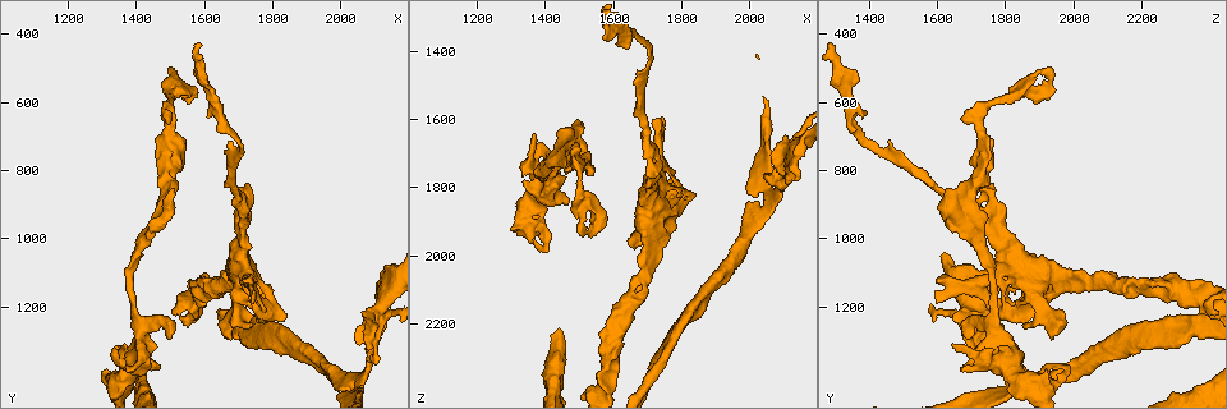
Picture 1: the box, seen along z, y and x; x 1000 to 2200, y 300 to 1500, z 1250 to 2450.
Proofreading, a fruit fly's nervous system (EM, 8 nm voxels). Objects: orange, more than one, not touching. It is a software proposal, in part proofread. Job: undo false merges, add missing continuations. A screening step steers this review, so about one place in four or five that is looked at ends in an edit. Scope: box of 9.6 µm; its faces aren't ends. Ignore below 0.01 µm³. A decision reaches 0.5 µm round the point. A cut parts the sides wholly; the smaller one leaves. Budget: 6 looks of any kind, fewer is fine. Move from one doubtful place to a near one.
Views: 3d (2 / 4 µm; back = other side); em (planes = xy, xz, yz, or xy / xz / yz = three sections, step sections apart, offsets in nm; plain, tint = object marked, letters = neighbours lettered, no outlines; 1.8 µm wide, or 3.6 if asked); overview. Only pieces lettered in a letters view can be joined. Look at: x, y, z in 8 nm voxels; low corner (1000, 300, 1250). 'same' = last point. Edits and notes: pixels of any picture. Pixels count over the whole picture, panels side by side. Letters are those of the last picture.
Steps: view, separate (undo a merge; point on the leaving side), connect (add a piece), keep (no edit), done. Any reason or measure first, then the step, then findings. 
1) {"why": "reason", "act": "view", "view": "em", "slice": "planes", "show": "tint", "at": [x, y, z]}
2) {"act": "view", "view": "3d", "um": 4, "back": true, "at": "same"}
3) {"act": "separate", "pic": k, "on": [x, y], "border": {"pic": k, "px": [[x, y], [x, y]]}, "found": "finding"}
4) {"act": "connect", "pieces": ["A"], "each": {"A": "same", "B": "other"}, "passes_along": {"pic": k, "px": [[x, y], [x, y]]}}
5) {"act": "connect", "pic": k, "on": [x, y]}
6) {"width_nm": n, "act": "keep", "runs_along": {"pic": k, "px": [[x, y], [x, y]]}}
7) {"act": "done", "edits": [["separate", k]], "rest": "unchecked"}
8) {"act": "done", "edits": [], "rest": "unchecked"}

{"why": "an open end", "act": "view", "view": "3d", "um": 4, "at": [1480, 1380, 1840]}

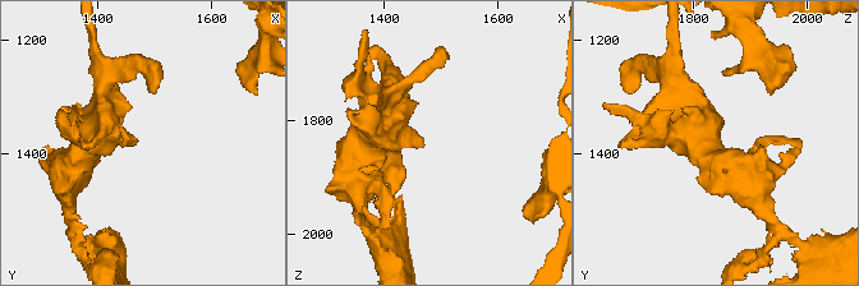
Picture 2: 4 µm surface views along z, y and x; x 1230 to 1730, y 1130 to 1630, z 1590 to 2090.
{"why": "now the EM", "act": "view", "view": "em", "um": 3.6, "slice": "xz", "step": 4, "show": "tint", "at": [1475, 1375, 1840]}

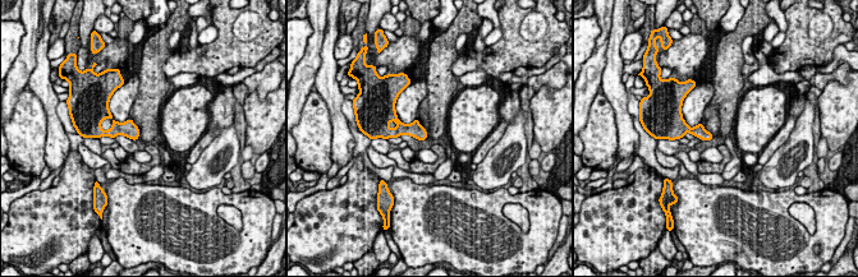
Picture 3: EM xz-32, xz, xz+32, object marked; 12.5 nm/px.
{"act": "view", "view": "em", "um": 3.6, "slice": "planes", "show": "letters", "at": "same"}

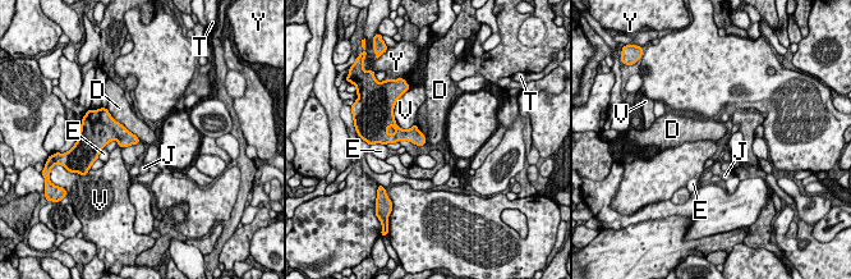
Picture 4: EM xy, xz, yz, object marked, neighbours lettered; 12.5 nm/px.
{"width_nm": 140, "longest_contact_nm": ["D", 550], "act": "keep", "each": {"D": "other", "E": "other", "J": "other", "T": "other", "V": "other", "Y": "other"}, "found": "no lettered piece goes on from it"}

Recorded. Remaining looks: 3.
{"why": "thin neck", "act": "view", "view": "em", "slice": "xz", "step": 4, "show": "tint", "at": [1510, 740, 1720]}

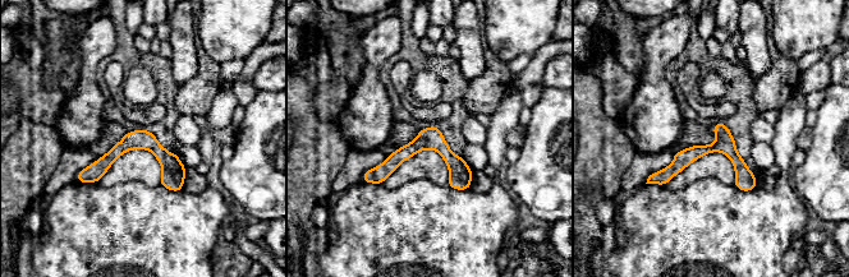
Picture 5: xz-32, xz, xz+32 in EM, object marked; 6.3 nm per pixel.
{"why": "cut it another way", "act": "view", "view": "em", "slice": "yz", "step": 16, "show": "letters", "at": "same"}

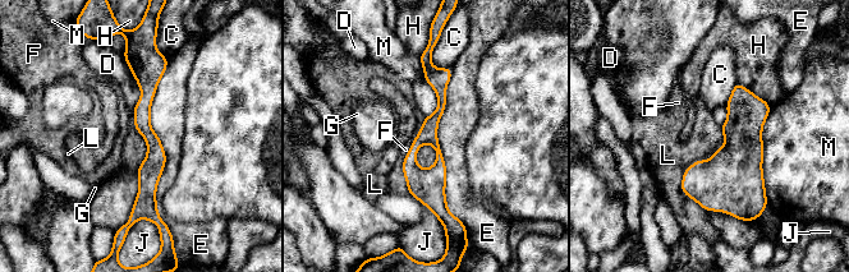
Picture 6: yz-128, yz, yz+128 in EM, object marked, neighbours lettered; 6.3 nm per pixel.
{"width_nm": 50, "act": "keep", "each": {"C": "other", "D": "other", "E": "other", "F": "other", "G": "other", "H": "other", "J": "other", "L": "other", "M": "other"}, "runs_along": {"pic": 6, "px": [[425, 61], [441, 93], [431, 123], [440, 213]]}, "found": "one cell here"}

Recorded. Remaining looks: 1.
{"act": "done", "edits": [], "rest": "unchecked"}

